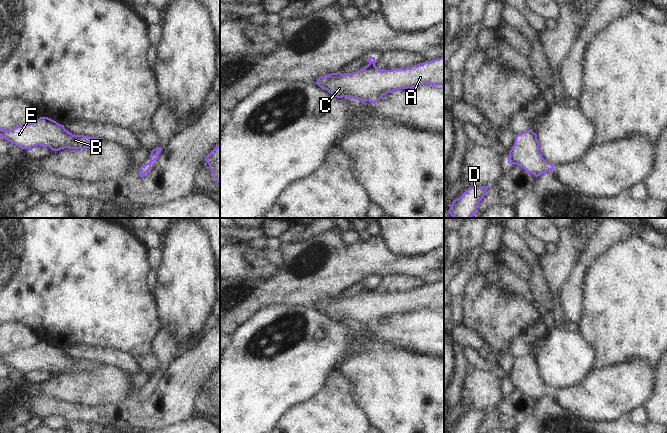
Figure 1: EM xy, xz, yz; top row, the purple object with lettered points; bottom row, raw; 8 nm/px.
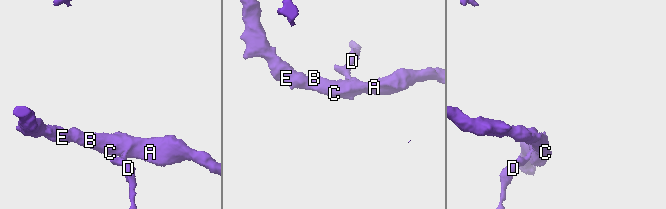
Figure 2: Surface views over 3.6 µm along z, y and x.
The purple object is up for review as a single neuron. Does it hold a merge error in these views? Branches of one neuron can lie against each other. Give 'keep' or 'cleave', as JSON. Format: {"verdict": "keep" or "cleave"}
{"verdict": "cleave"}

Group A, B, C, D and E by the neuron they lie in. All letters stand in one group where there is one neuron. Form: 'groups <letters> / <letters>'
groups A B C E / D

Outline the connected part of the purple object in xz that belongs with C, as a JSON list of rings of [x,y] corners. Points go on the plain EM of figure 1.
[[[444,280],[439,283],[425,285],[408,292],[382,294],[375,290],[375,284],[353,297],[331,297],[318,302],[316,308],[337,322],[349,321],[361,325],[376,327],[383,319],[397,313],[414,312],[424,308],[444,309]]]

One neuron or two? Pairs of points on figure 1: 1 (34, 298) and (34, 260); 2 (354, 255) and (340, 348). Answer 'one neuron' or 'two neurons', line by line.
1: one neuron
2: two neurons

